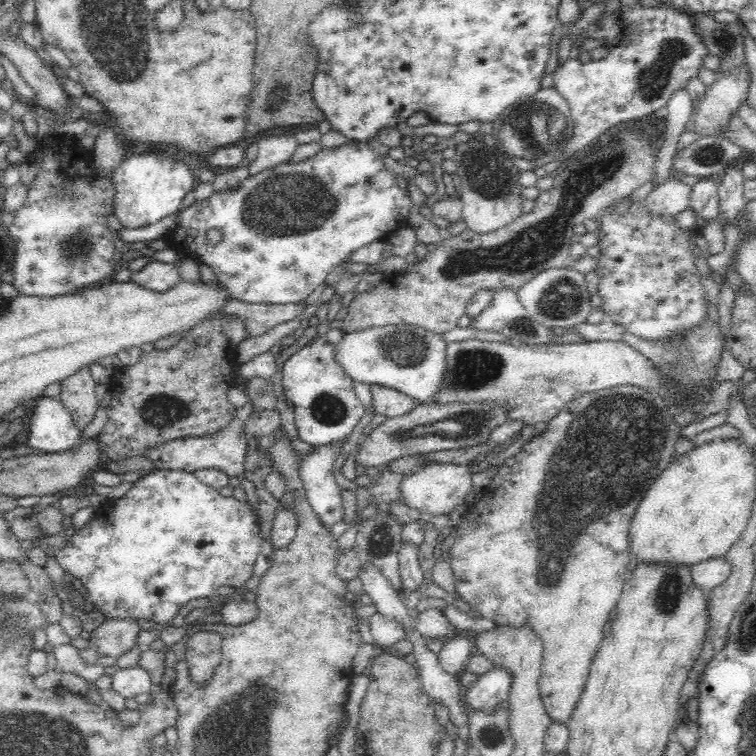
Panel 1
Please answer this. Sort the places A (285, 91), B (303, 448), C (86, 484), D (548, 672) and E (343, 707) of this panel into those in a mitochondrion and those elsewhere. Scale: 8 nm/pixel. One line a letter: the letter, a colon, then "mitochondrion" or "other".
A: mitochondrion
B: other
C: other
D: other
E: other

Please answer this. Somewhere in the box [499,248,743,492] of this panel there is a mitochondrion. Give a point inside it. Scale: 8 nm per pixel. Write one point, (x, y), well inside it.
(682, 360)

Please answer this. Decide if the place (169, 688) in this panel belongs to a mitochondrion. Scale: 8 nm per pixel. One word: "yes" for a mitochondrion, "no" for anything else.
no

